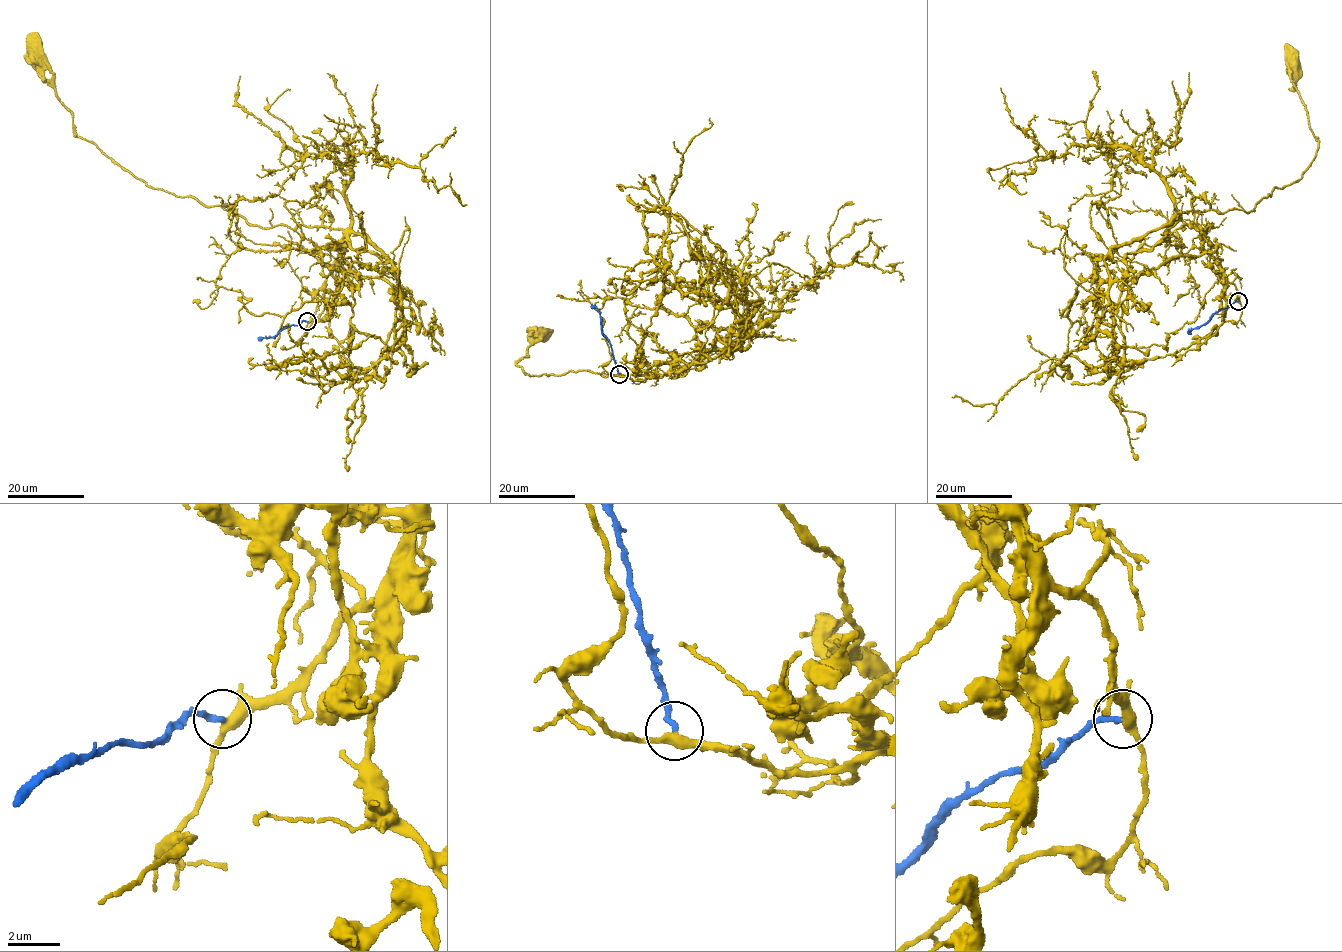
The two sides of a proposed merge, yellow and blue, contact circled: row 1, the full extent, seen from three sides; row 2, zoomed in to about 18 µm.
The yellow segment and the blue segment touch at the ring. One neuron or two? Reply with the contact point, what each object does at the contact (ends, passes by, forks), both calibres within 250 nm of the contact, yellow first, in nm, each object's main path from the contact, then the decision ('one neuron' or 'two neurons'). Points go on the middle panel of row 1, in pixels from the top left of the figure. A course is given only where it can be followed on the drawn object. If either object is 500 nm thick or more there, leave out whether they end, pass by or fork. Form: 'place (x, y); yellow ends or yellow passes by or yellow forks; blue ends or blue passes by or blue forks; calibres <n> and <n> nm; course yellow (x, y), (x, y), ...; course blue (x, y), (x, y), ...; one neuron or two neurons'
place (619, 374); yellow passes by; blue ends; calibres 360 and 220 nm; course yellow (619, 374), (654, 378), (712, 349), (641, 375), (530, 376), (517, 364), (539, 335); course blue (619, 374), (609, 340), (604, 334), (600, 312), (591, 306); one neuron

